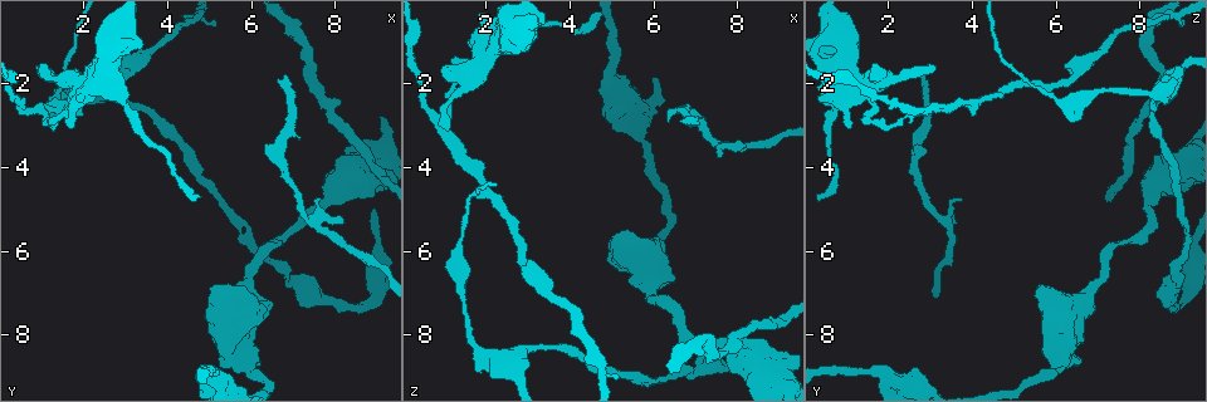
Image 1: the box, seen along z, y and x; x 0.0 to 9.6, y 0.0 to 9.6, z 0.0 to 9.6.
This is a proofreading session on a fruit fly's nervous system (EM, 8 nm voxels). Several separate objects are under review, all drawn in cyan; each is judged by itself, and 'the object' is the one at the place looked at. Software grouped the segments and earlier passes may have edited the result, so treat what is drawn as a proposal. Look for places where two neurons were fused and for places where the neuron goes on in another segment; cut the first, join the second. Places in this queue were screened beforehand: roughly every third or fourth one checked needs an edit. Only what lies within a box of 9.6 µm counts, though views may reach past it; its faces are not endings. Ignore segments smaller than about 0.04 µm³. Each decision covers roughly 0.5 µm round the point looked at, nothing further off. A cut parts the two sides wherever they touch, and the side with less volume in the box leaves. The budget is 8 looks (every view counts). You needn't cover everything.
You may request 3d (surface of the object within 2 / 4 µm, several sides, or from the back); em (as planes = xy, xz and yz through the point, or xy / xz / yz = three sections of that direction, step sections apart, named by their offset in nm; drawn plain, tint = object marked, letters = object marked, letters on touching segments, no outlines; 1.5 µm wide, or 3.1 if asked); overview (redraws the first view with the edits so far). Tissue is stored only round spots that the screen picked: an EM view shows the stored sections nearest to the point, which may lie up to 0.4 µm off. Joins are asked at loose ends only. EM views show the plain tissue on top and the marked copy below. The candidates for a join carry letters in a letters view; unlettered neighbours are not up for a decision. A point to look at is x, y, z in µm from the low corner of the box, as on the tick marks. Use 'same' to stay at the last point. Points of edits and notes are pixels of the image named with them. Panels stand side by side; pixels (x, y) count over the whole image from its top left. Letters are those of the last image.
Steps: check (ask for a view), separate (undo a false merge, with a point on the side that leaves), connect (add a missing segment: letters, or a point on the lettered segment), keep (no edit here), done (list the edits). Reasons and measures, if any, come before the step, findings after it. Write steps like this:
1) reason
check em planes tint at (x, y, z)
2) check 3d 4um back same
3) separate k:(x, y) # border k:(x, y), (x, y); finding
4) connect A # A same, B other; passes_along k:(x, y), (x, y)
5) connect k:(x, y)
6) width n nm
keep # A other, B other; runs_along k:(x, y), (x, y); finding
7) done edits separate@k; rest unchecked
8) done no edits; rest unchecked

sudden change in width
check 3d 2um at (1.40, 2.25, 5.85)

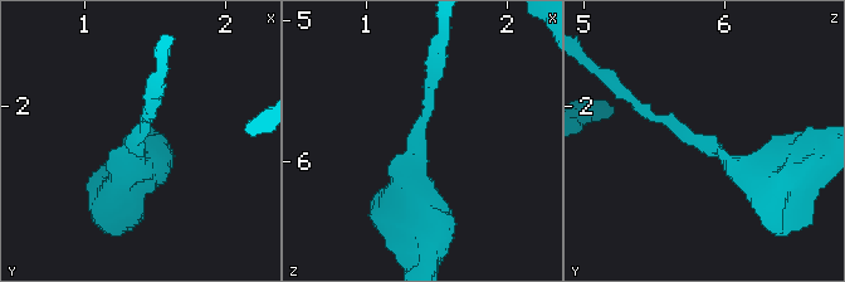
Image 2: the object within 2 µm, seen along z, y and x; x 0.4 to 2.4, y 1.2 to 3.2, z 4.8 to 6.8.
shape alone is not enough
check em planes letters at (1.38, 2.28, 5.90)

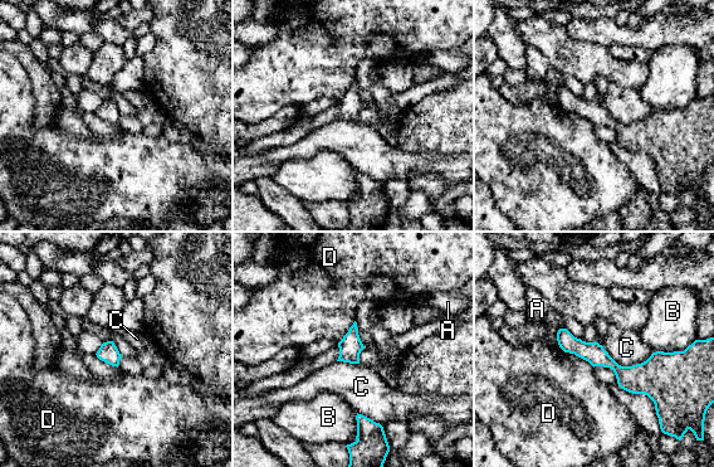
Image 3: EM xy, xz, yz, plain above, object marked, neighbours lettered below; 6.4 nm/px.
keep # A other, B other, C other, D other; continuous, no second neuron

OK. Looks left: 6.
calibre changes
check 3d 2um at (6.75, 6.45, 8.85)

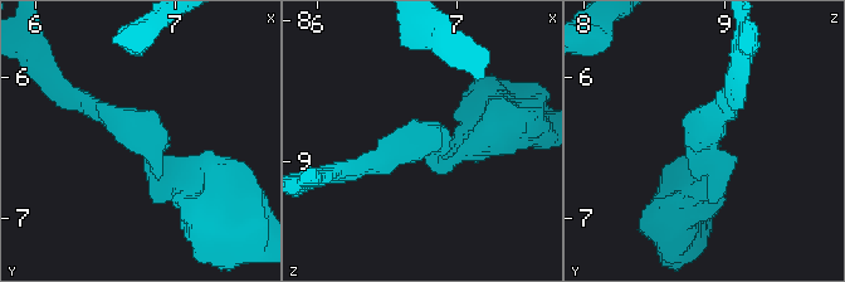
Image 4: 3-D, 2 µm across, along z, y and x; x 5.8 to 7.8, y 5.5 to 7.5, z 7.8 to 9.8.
need the tissue
check em planes tint at (6.72, 6.40, 8.88)

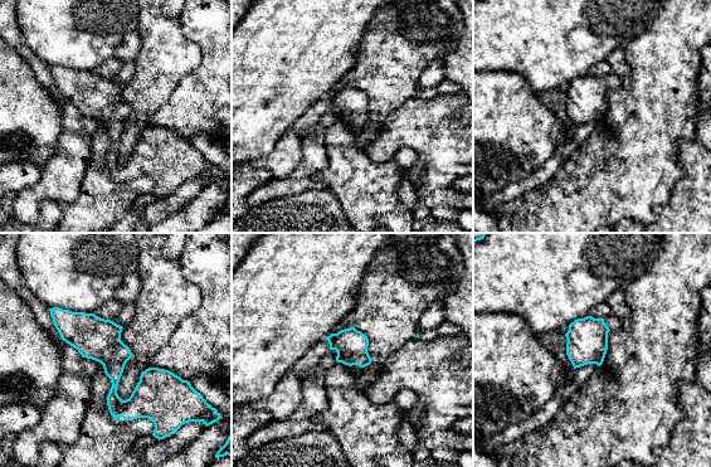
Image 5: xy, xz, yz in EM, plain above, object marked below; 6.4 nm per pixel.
check em planes letters same

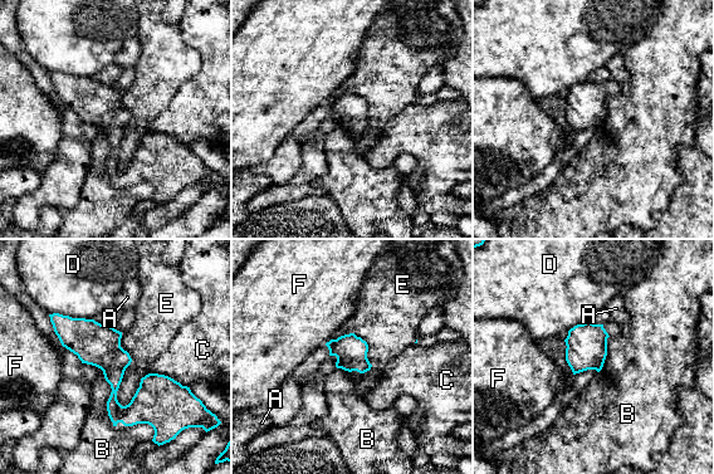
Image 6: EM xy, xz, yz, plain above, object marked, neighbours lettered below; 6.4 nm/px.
width 200 nm
keep # A other, B other, C other, D other, E other, F other; runs_along 6:(53, 317), (113, 370), (121, 409), (160, 389); continuous, no second neuron

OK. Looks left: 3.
sudden change in width
check em xy step 8 letters at (5.90, 8.65, 6.15)

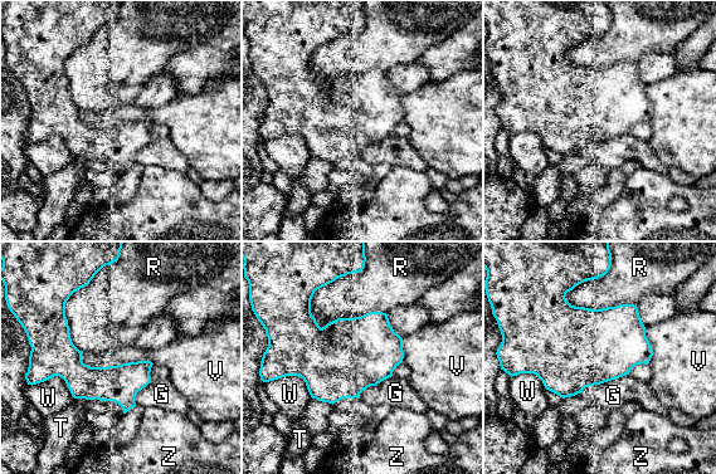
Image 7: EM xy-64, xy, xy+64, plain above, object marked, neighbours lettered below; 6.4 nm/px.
longest_contact R 500 nm
keep # G other, R other, T other, V other, W other, Z other; runs_along 7:(48, 355), (82, 379), (147, 379); all the same neuron

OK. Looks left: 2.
done no edits; rest unchecked

